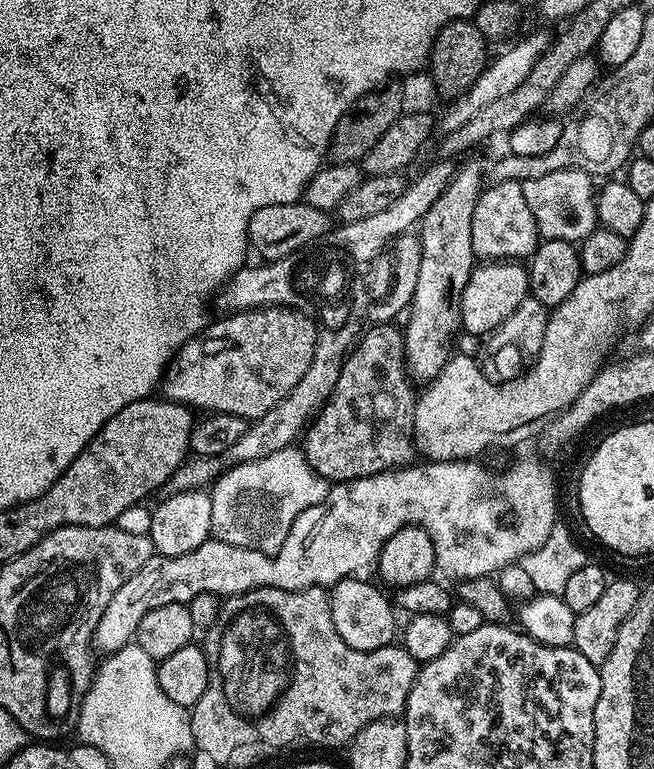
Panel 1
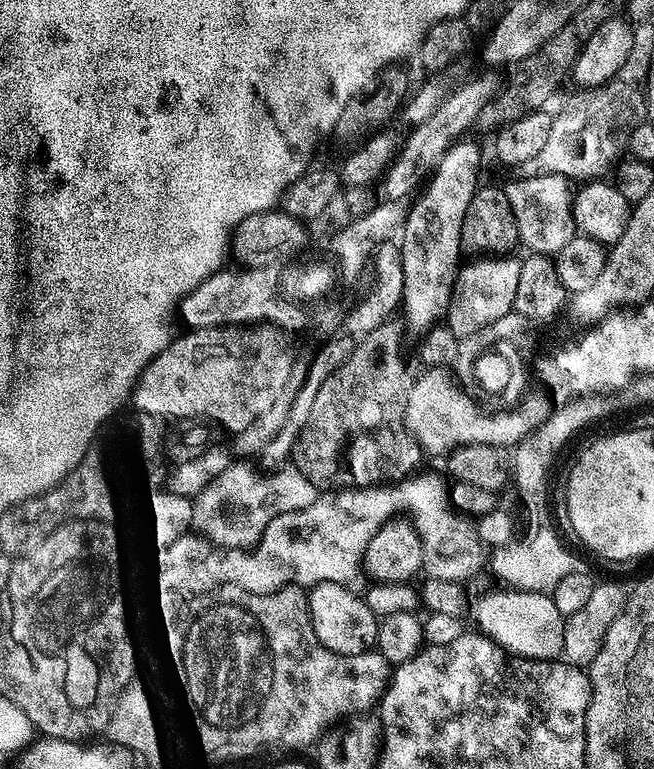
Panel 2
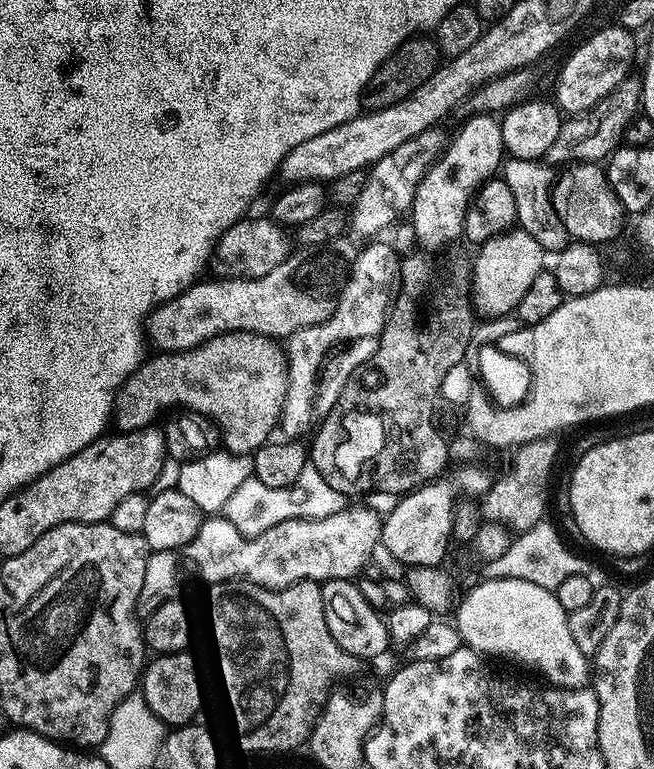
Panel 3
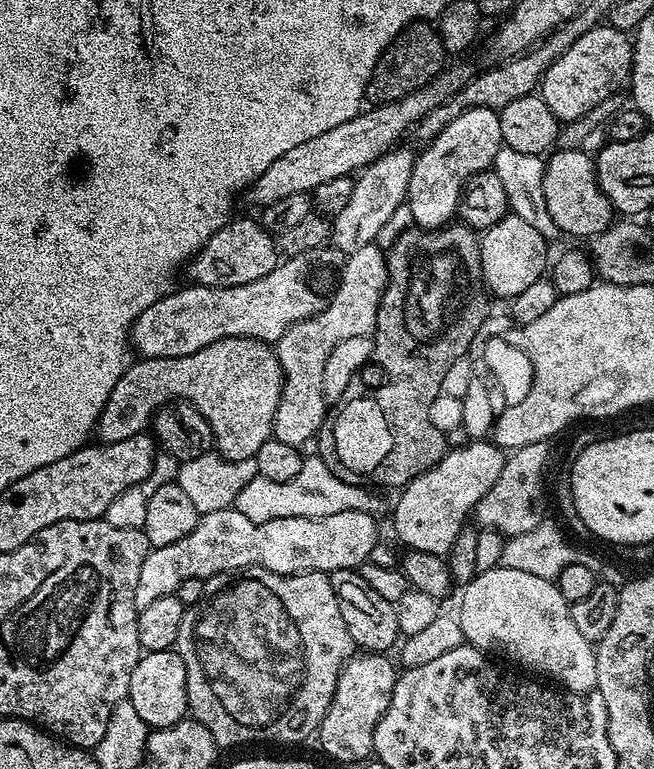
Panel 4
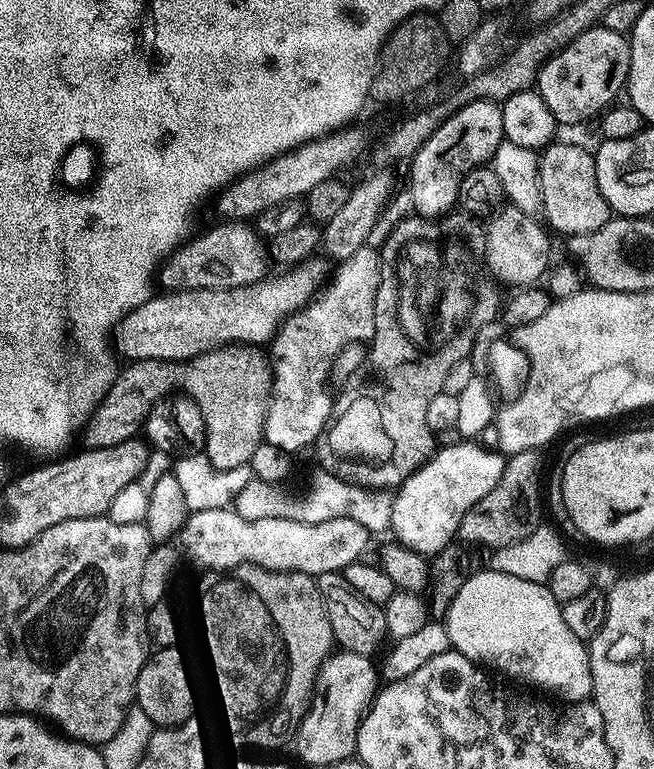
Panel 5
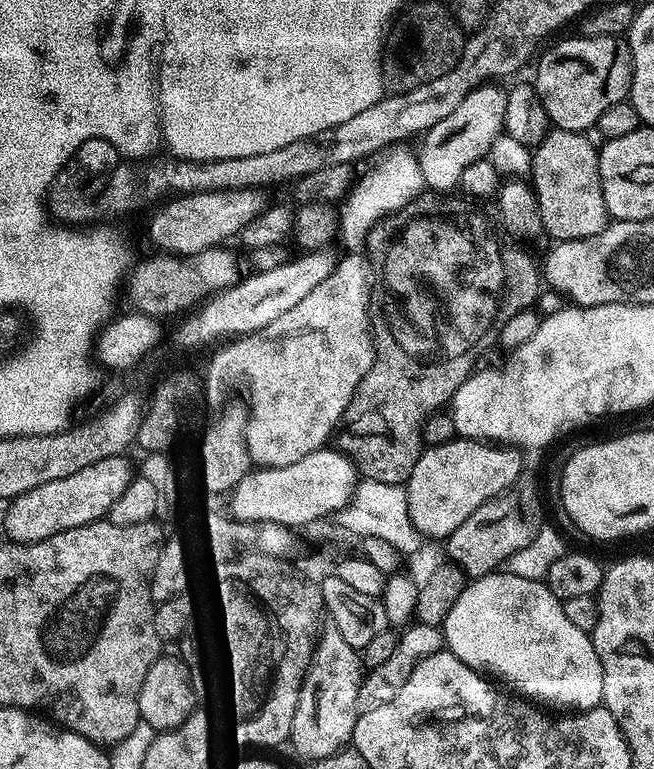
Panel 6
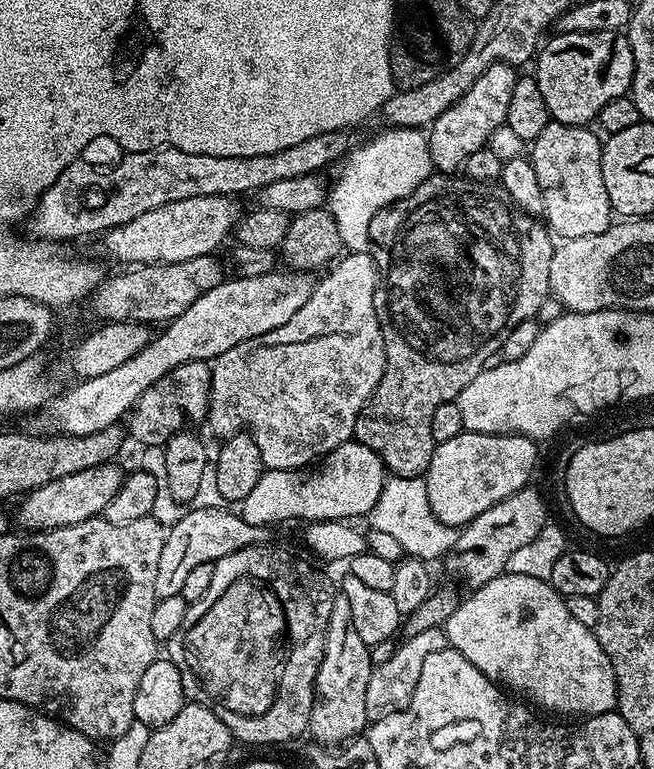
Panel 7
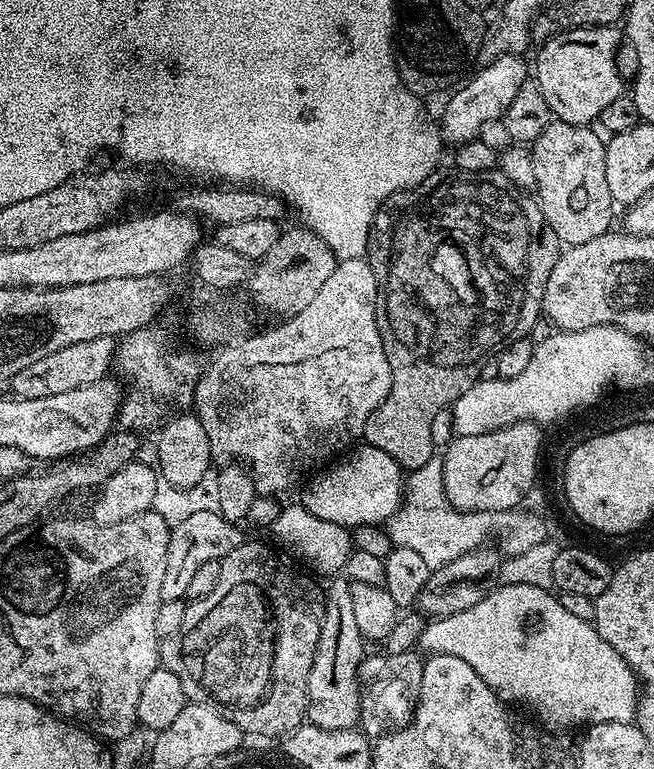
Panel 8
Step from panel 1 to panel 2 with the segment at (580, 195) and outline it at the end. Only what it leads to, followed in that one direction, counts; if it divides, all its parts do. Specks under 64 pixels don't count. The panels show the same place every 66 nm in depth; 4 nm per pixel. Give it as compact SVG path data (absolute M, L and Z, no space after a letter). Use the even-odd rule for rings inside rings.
M558 174L525 175L523 179L514 181L506 188L520 231L519 243L529 244L532 247L529 249L536 254L557 254L577 235L572 214L573 185L568 177Z

